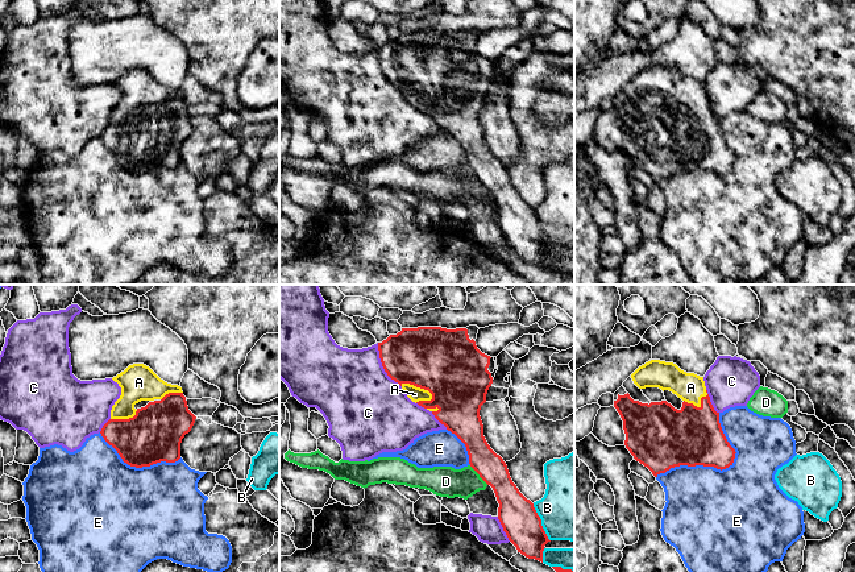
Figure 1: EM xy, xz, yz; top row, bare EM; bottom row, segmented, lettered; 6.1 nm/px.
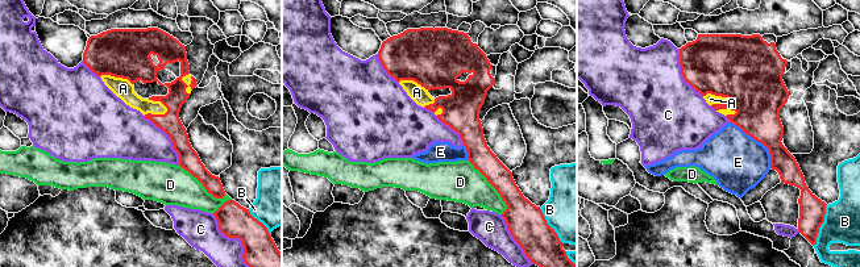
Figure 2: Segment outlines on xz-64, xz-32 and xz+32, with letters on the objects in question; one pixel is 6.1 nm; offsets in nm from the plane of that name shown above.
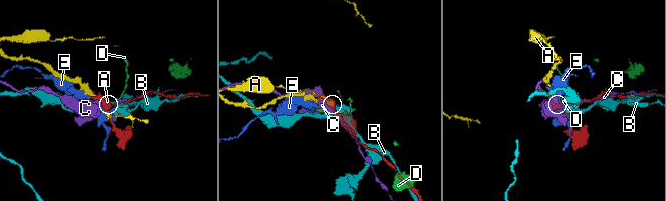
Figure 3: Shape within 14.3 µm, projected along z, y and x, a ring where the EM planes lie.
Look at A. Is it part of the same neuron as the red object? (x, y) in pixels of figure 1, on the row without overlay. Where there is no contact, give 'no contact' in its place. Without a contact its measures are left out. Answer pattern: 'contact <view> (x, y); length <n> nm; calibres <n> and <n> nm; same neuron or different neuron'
contact xz (418, 91); length 220 nm; calibres 400 and 90 nm; same neuron

